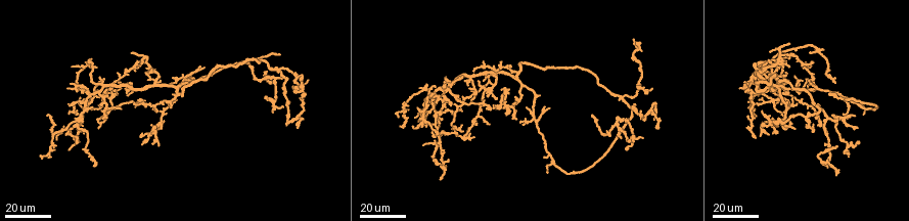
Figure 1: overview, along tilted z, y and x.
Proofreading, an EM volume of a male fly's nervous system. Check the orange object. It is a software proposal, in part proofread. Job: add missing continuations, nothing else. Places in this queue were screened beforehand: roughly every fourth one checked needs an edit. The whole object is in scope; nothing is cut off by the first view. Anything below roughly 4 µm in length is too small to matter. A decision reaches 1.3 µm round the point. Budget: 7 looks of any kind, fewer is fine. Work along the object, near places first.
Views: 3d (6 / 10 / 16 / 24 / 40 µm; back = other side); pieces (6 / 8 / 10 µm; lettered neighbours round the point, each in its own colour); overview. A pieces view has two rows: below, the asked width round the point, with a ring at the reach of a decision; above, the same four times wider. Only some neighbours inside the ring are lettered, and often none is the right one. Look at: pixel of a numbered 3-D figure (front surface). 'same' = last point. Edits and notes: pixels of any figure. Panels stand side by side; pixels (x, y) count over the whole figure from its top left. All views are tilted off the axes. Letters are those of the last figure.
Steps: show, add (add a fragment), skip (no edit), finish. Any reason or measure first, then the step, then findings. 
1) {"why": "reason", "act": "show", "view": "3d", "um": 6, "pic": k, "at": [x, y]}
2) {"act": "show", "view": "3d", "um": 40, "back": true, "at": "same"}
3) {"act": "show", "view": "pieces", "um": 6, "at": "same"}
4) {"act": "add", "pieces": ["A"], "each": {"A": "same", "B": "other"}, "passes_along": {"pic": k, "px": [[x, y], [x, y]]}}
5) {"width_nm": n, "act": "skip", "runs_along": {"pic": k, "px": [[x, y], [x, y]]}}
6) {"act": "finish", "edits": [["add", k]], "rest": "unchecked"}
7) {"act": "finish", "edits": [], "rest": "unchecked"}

{"why": "tapers out", "act": "show", "view": "3d", "um": 24, "pic": 1, "at": [504, 112]}

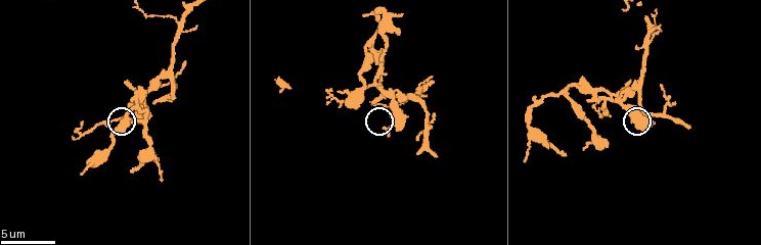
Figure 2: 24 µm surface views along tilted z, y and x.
{"act": "show", "view": "pieces", "um": 8, "pic": 2, "at": [386, 129]}

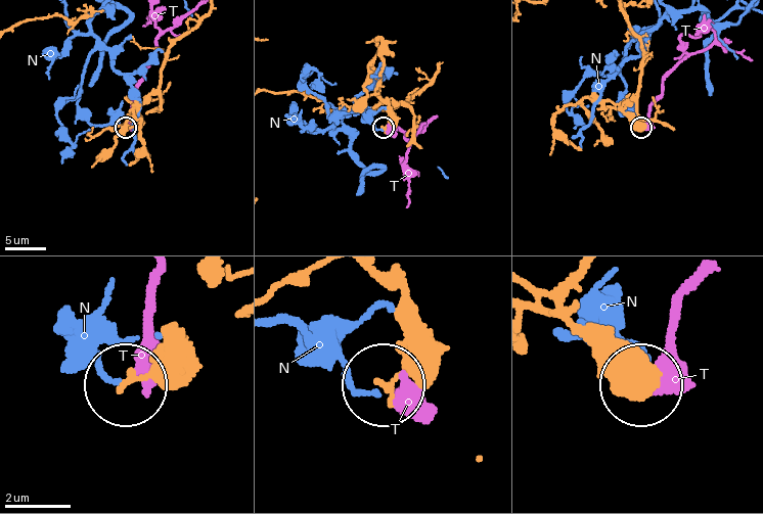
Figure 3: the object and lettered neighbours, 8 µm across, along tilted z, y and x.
{"act": "skip", "each": {"N": "other", "T": "other"}, "runs_along": {"pic": 3, "px": [[405, 293], [410, 341], [382, 383]]}, "found": "no lettered fragment goes on from it"}

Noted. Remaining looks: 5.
{"why": "branch stops here", "act": "show", "view": "3d", "um": 10, "pic": 2, "at": [382, 59]}

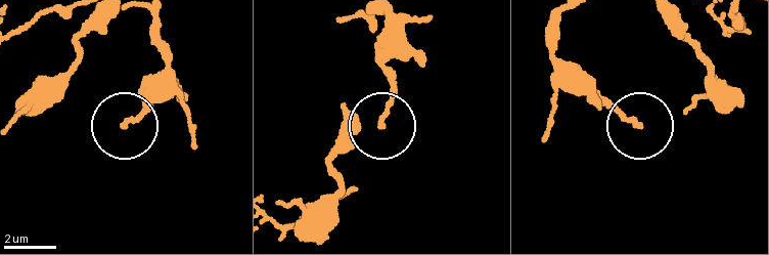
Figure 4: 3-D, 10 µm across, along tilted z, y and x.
{"act": "show", "view": "pieces", "um": 10, "pic": 4, "at": [637, 123]}

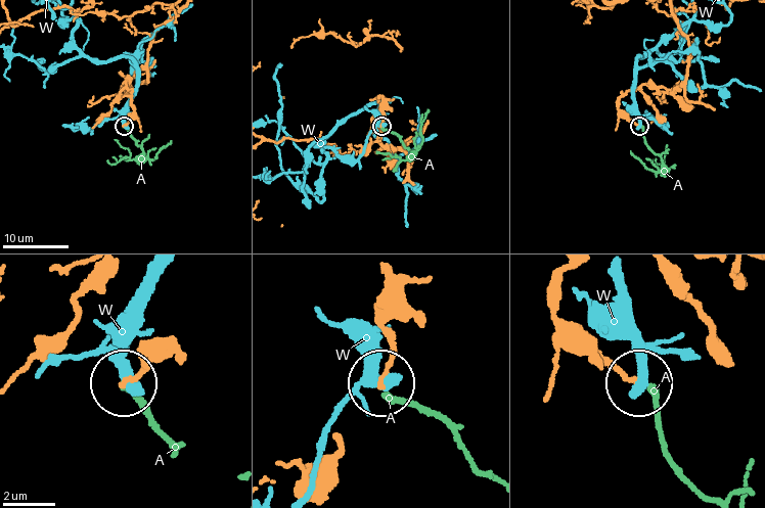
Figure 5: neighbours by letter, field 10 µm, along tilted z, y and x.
{"act": "skip", "each": {"A": "other", "W": "other"}, "runs_along": {"pic": 5, "px": [[564, 276], [558, 316], [634, 380]]}, "found": "no lettered fragment goes on from it"}

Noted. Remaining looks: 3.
{"why": "an open end", "act": "show", "view": "3d", "um": 40, "pic": 1, "at": [75, 90]}

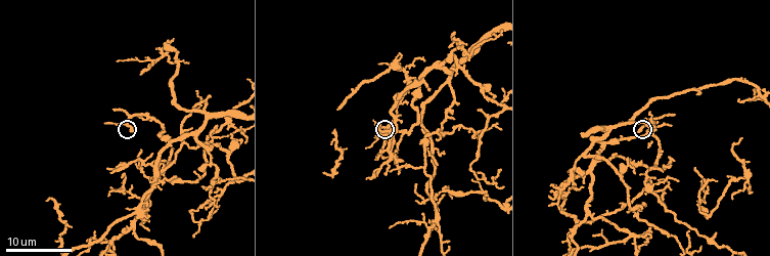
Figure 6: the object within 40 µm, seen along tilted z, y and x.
{"act": "show", "view": "pieces", "um": 6, "pic": 6, "at": [131, 131]}

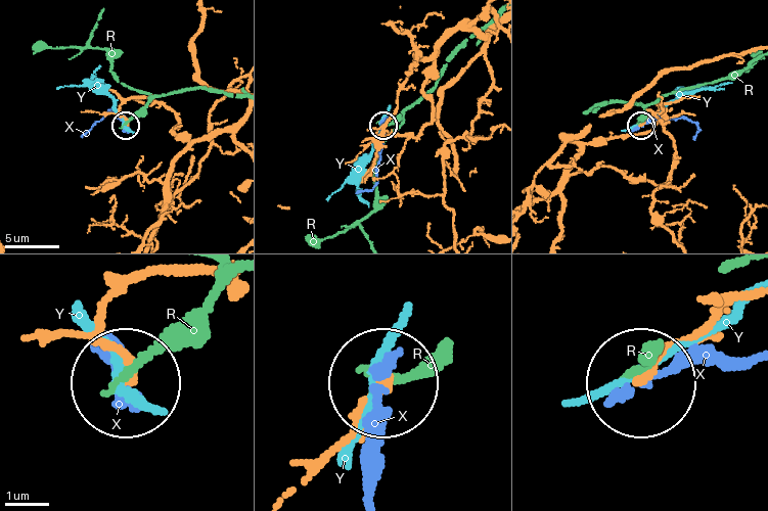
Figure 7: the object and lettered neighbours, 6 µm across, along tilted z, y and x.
{"act": "skip", "each": {"R": "other", "X": "other", "Y": "other"}, "runs_along": {"pic": 7, "px": [[715, 303], [645, 376]]}, "found": "none of them fits"}

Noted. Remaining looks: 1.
{"act": "finish", "edits": [], "rest": "unchecked"}

